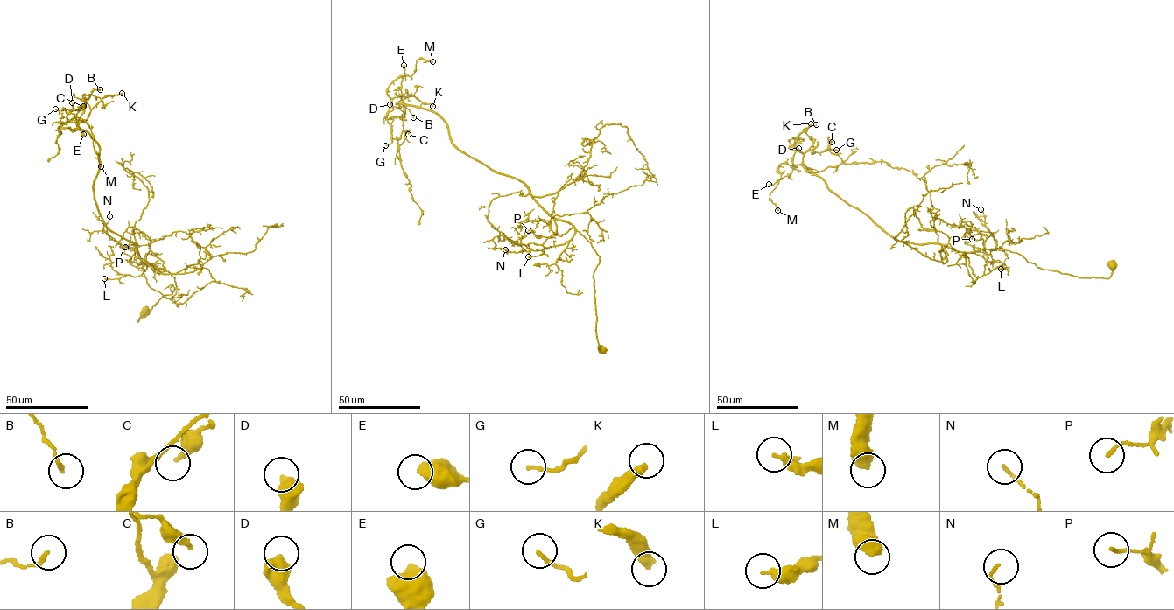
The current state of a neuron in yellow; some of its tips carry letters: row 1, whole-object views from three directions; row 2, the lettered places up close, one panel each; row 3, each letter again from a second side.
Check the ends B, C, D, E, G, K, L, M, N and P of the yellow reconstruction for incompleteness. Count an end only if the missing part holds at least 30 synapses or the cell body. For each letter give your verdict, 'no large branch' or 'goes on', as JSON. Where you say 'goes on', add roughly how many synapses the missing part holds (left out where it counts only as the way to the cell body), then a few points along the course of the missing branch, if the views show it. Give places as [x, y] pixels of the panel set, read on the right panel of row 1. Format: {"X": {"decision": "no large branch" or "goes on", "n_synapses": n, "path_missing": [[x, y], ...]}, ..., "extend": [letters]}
{"B": {"decision": "no large branch"}, "C": {"decision": "no large branch"}, "D": {"decision": "no large branch"}, "E": {"decision": "no large branch"}, "G": {"decision": "no large branch"}, "K": {"decision": "goes on", "n_synapses": 150}, "L": {"decision": "no large branch"}, "M": {"decision": "no large branch"}, "N": {"decision": "no large branch"}, "P": {"decision": "no large branch"}, "extend": ["K"]}

